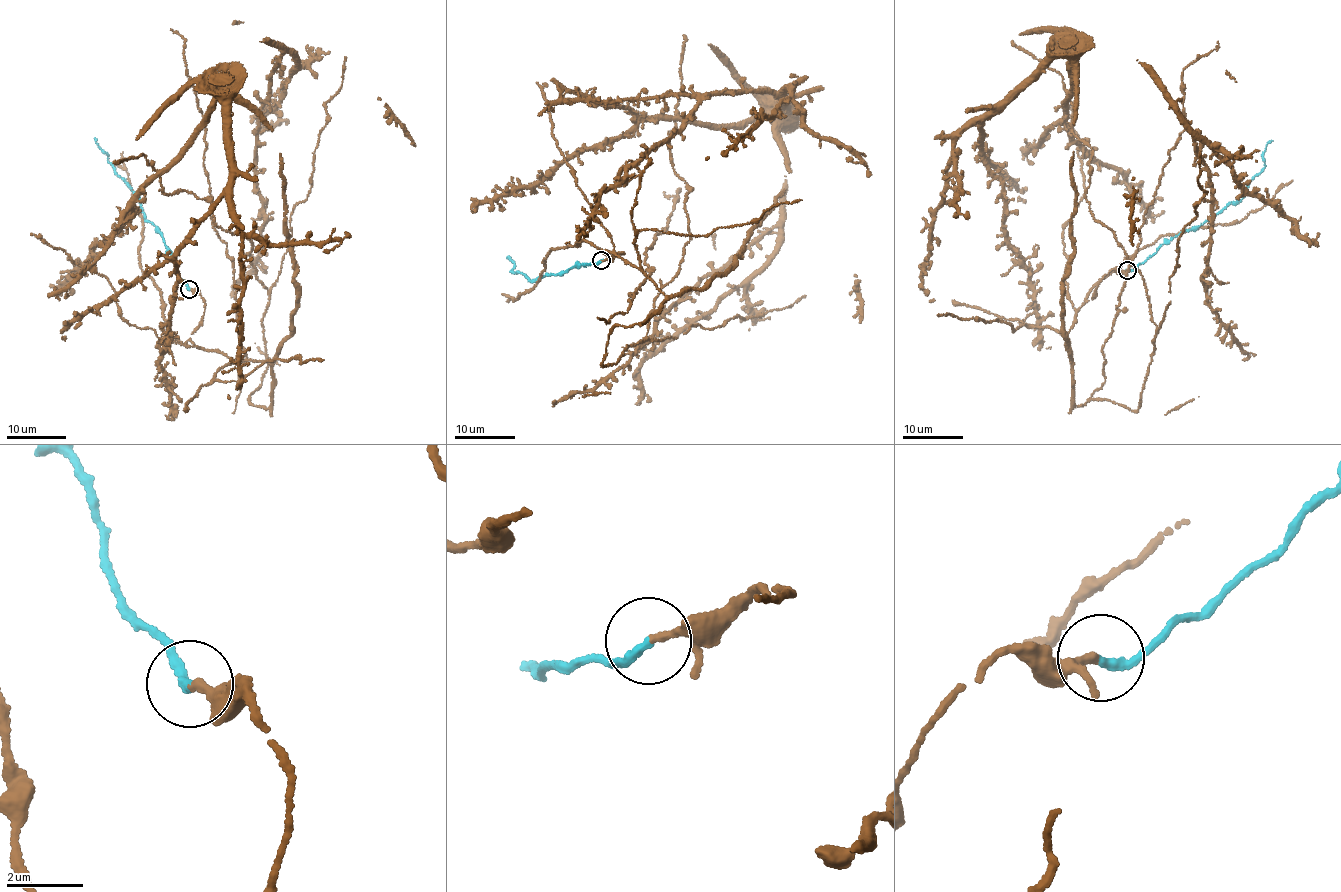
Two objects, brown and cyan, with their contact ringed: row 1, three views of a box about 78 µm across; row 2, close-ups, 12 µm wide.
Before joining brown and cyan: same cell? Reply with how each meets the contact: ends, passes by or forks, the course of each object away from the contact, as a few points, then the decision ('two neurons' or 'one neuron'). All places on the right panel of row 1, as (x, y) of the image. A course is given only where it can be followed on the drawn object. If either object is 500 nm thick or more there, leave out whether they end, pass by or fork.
brown ends | cyan ends | brown via (1126, 270), (1065, 336), (1075, 405), (1135, 411), (1156, 327), (1085, 198), (1058, 54), (978, 140), (1051, 347) | cyan via (1128, 270), (1183, 231), (1196, 229), (1242, 199), (1252, 178), (1264, 167), (1263, 156), (1267, 144), (1273, 141) | one neuron

